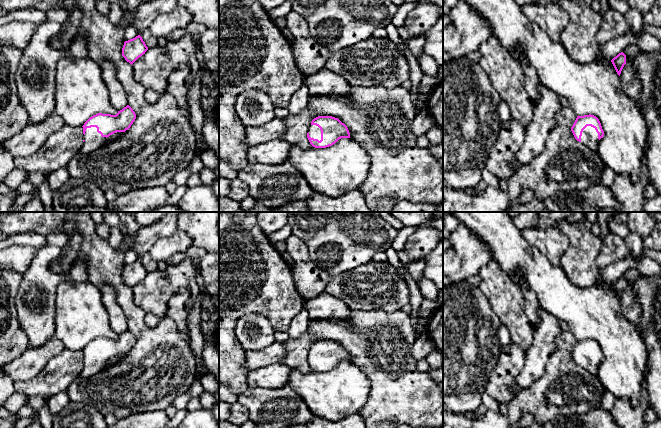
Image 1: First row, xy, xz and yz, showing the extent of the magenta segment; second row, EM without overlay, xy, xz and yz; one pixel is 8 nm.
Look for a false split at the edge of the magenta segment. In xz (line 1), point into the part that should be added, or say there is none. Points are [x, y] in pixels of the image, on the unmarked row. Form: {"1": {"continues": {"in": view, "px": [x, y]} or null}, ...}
{"1": {"continues": {"in": "xz", "px": [314, 355]}}}

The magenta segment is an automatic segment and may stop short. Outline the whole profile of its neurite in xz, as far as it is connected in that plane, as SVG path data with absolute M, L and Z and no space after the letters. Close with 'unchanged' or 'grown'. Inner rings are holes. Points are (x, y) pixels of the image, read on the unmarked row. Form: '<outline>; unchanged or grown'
M318 340L312 344L307 362L313 371L326 372L341 362L350 362L350 357L347 350L338 342Z; grown

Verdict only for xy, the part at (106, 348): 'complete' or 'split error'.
split error

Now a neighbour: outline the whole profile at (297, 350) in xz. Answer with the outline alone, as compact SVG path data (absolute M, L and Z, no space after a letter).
M308 330L297 339L288 339L285 342L286 355L281 363L302 373L312 372L307 357L314 342L316 341L311 337Z

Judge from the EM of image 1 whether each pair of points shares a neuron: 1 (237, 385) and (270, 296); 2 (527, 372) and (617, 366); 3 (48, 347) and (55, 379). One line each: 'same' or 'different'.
1: same
2: different
3: different

